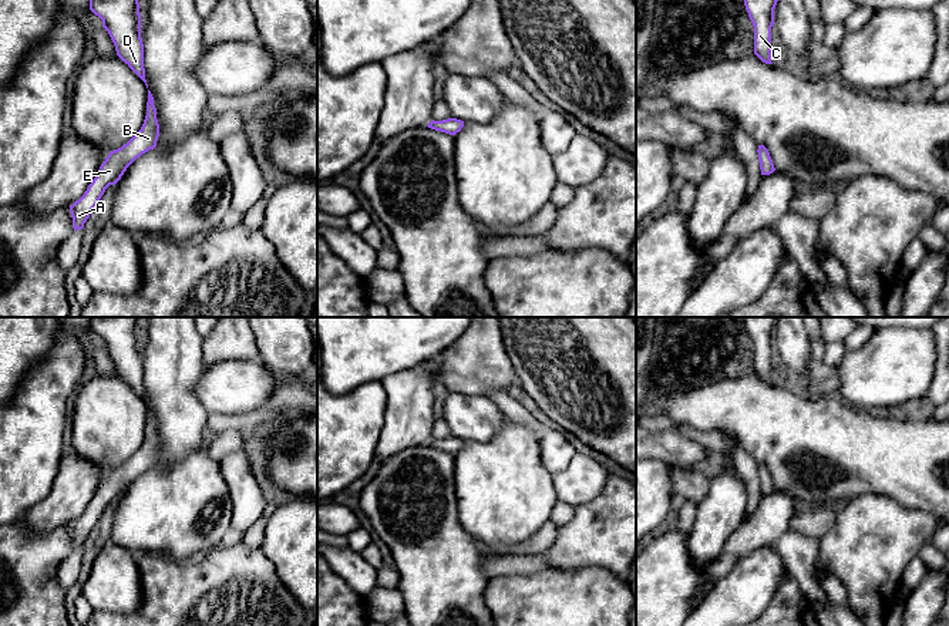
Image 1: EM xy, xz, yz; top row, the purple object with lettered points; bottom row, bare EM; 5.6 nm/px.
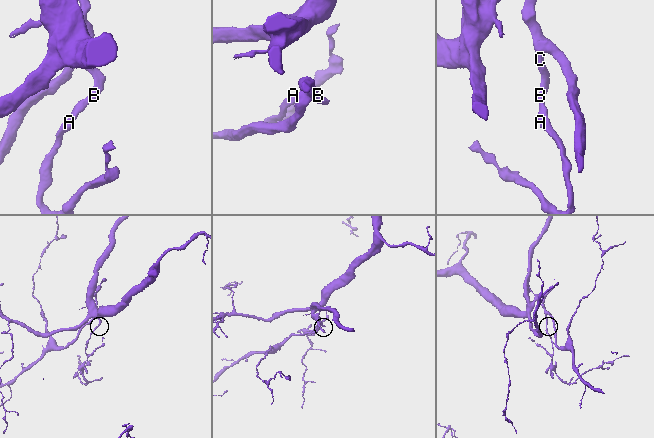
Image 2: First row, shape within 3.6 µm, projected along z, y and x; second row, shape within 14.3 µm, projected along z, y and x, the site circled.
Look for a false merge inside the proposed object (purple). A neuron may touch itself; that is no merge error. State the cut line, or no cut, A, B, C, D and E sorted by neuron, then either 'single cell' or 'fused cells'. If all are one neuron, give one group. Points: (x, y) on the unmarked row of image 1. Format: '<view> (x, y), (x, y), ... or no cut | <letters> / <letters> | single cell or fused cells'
no cut | A B C D E | single cell

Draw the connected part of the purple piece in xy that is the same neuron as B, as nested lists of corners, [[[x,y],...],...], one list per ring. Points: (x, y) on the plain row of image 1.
[[[148,408],[147,434],[141,448],[121,467],[110,470],[84,514],[70,525],[74,549],[84,546],[105,508],[115,504],[137,477],[157,465],[158,455],[157,427]]]

